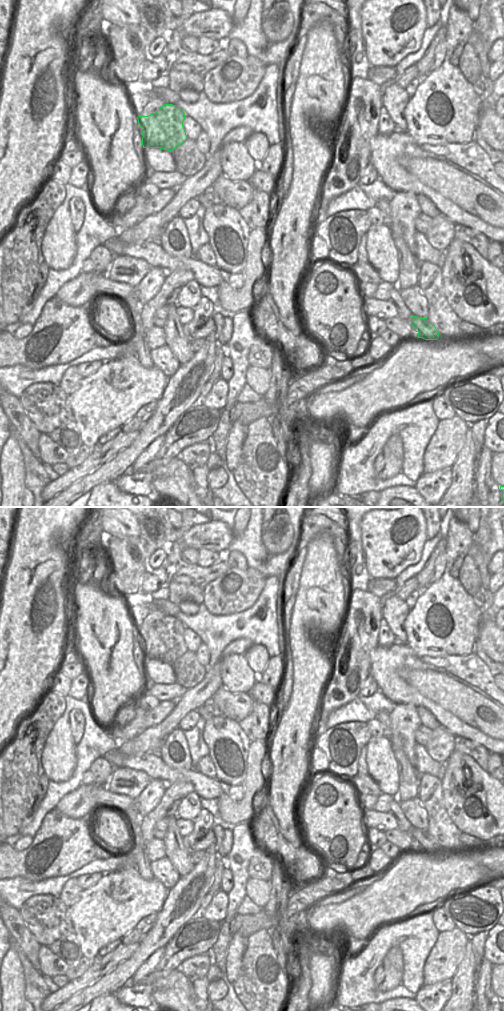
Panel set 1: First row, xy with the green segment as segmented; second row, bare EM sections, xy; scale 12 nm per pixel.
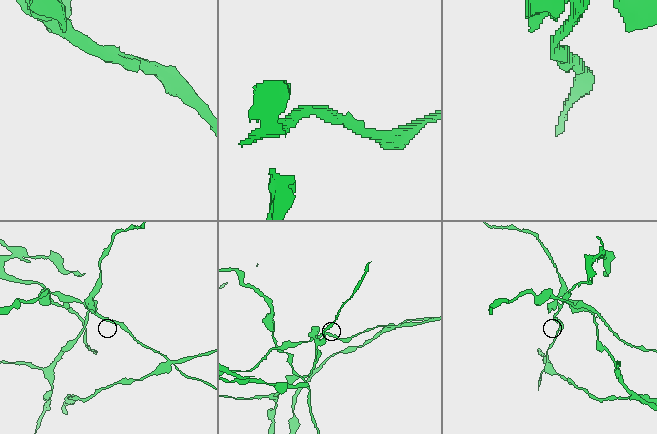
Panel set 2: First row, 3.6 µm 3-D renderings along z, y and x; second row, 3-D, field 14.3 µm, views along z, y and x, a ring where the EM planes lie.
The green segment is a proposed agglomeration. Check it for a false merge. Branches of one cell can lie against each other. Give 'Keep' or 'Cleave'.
Cleave.

